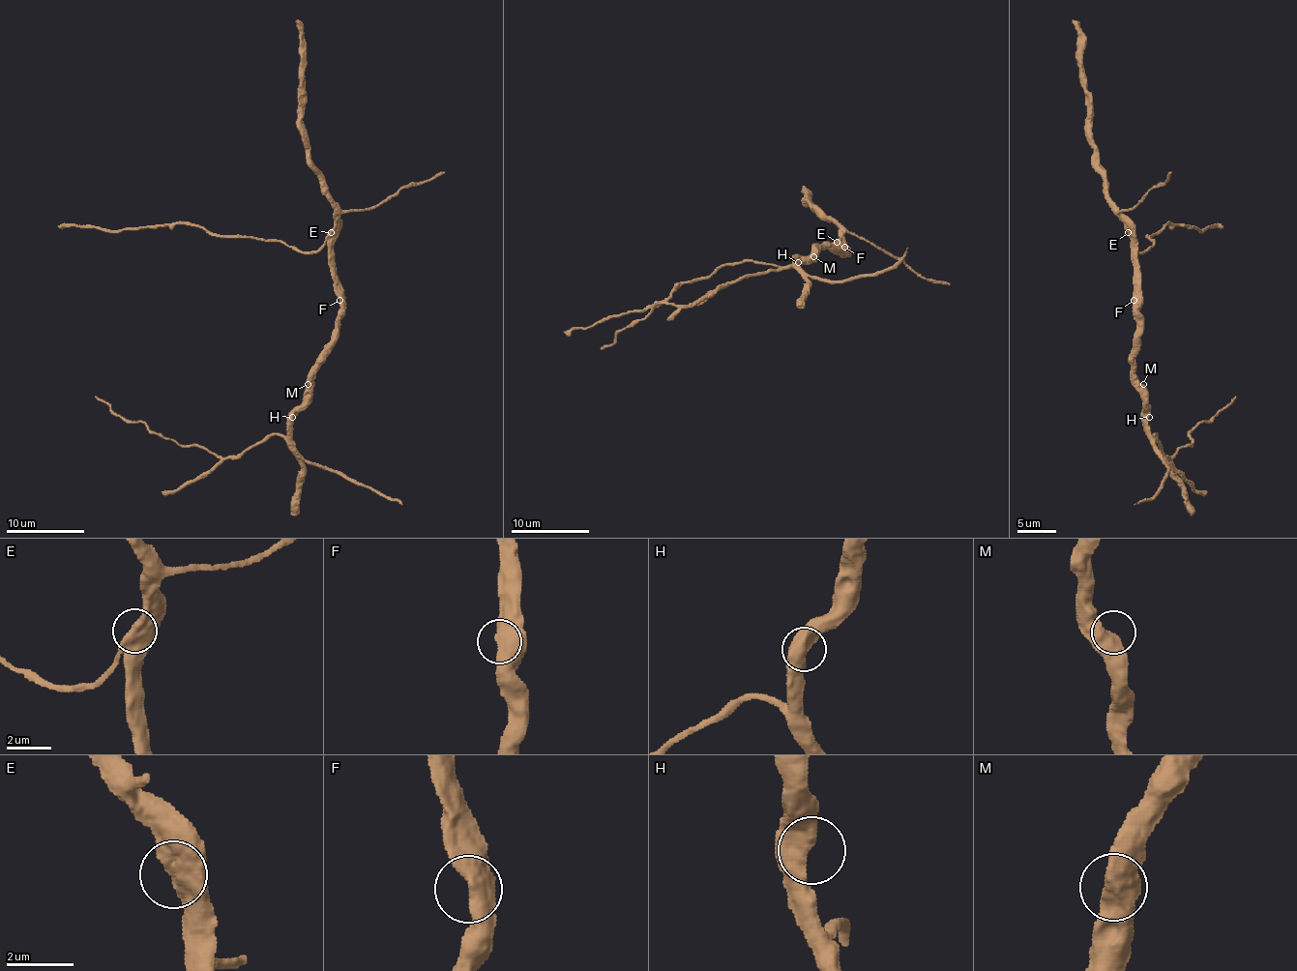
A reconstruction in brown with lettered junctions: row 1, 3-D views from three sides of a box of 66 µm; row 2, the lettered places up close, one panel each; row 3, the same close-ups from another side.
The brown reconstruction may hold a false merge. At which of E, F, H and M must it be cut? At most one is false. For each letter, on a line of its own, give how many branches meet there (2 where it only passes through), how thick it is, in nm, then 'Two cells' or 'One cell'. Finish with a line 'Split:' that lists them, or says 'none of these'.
E: Branches: 1. Thickness 800 nm. One cell
F: Branches: 1. Thickness 750 nm. One cell
H: Branches: 2. Thickness 550 nm. One cell
M: Branches: 1. Thickness 750 nm. One cell
Split: none of these

